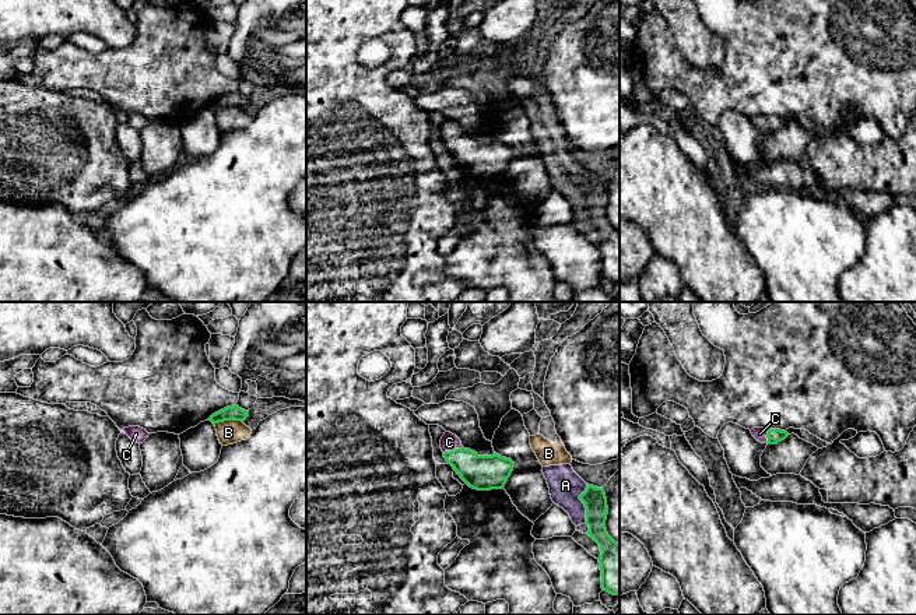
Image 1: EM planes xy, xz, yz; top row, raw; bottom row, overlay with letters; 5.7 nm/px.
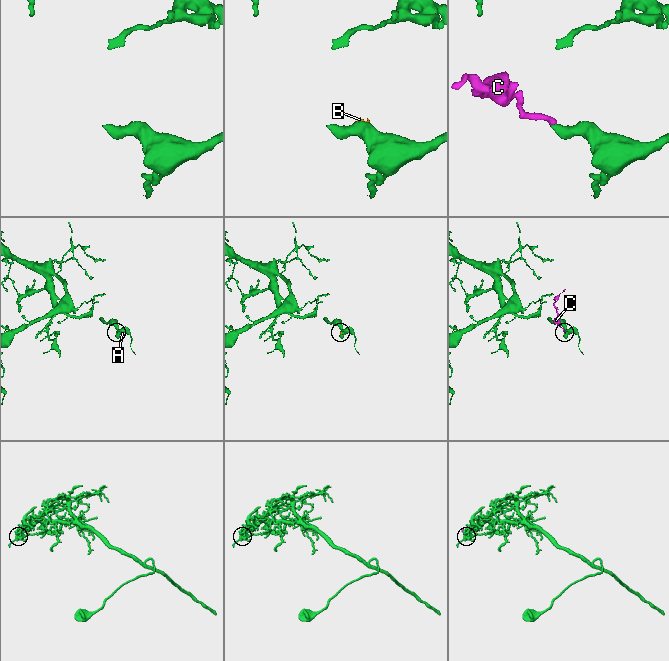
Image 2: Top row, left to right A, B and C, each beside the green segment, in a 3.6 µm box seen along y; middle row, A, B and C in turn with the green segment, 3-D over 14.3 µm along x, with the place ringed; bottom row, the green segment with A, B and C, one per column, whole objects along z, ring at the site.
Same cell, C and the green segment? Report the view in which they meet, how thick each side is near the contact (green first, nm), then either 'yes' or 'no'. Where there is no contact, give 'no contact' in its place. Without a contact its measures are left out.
meets green in xz; 200 nm thick on the green side, 100 nm on the other; yes

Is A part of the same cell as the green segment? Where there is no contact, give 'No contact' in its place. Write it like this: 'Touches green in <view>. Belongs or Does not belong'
Touches green in xz. Does not belong

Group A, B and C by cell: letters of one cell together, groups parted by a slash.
A B / C

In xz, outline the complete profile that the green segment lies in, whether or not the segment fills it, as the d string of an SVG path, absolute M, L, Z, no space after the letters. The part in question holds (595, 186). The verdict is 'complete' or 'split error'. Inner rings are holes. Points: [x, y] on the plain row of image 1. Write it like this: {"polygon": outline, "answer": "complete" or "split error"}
{"polygon": "M587 171L586 178L579 183L586 194L586 210L592 224L600 233L601 275L613 282L620 282L620 231L607 219L606 207L608 201L604 175Z", "answer": "complete"}

